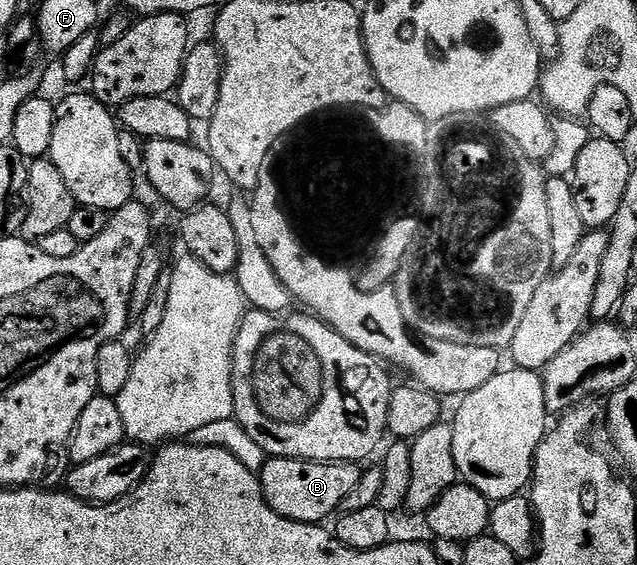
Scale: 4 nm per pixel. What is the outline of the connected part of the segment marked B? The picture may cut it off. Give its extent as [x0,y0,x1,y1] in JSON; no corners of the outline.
[258,457,362,525]

